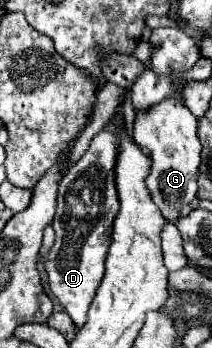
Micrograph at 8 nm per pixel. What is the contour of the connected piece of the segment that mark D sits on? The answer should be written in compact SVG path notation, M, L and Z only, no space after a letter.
M107 124L89 144L85 156L75 162L59 182L57 212L53 218L55 244L43 258L49 290L61 302L63 310L71 316L79 330L87 322L89 306L105 274L105 258L111 244L113 218L119 212L119 200L115 190L115 156L117 156L117 132L113 124Z

